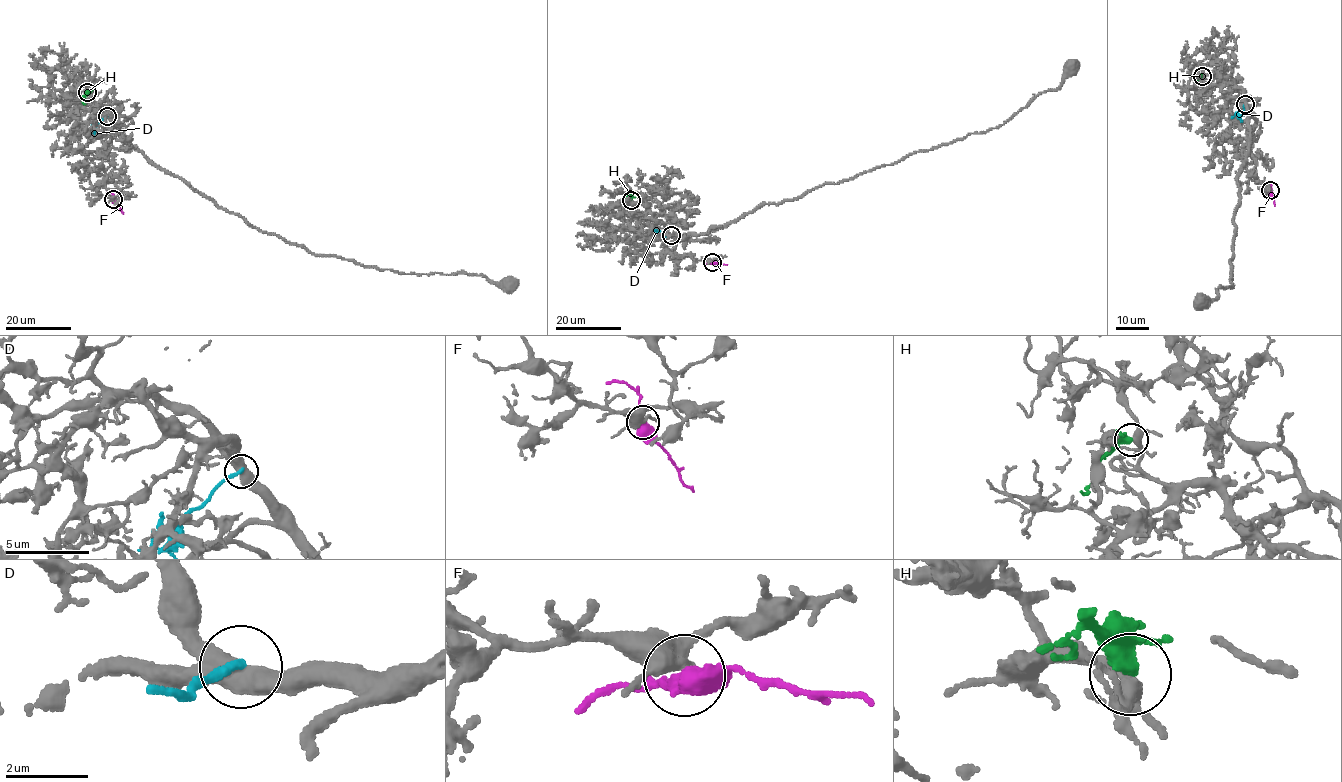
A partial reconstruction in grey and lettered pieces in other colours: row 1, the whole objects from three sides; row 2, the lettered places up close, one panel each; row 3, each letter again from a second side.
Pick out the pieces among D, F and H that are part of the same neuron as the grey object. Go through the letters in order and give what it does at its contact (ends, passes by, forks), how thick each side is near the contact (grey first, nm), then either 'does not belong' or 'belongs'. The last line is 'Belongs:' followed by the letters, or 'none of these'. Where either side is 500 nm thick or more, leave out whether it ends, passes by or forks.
D: 550/220 nm | does not belong
F: it passes by | 360/440 nm | does not belong
H: it forks | 300/300 nm | belongs
Belongs: H

